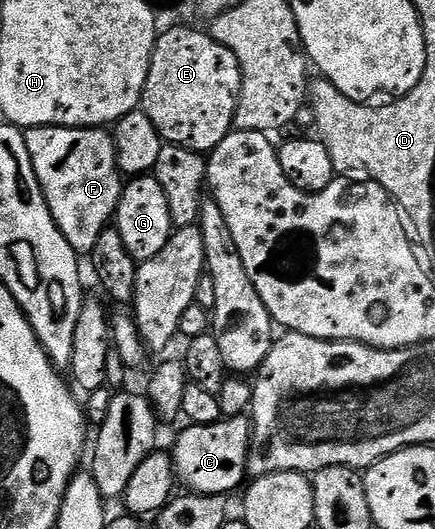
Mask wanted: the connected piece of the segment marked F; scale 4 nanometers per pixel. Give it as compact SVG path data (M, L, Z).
M33 126L25 133L25 144L29 148L29 160L33 160L33 172L37 172L37 180L43 189L45 200L49 204L49 212L53 216L53 220L57 224L57 228L61 232L61 236L65 236L65 240L69 240L71 247L75 249L76 254L80 256L90 255L94 250L97 240L101 240L101 232L108 229L109 223L114 219L115 209L119 207L119 197L125 185L124 179L121 177L121 171L117 164L117 156L115 155L115 140L112 131L107 128L76 128L74 126Z

